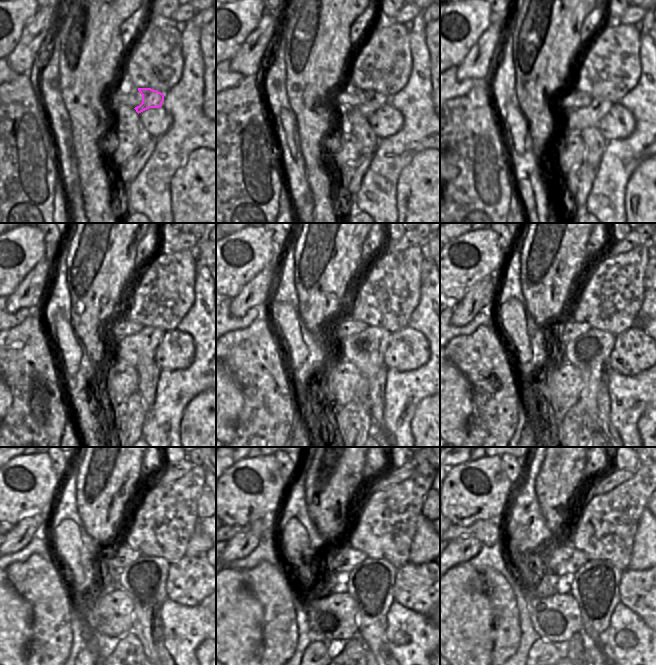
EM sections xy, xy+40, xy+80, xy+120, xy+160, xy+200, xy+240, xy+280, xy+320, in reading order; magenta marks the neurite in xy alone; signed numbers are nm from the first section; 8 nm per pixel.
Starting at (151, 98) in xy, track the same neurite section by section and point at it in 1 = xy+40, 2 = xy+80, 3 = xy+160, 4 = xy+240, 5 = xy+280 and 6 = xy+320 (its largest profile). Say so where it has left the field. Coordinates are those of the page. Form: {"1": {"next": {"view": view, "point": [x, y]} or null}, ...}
{"1": {"next": {"view": "xy+40", "point": [374, 101]}}, "2": {"next": {"view": "xy+80", "point": [577, 120]}}, "3": {"next": {"view": "xy+160", "point": [365, 350]}}, "4": {"next": {"view": "xy+240", "point": [145, 579]}}, "5": {"next": {"view": "xy+280", "point": [370, 584]}}, "6": {"next": {"view": "xy+320", "point": [595, 586]}}}

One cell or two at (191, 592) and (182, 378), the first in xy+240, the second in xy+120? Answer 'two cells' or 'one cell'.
two cells

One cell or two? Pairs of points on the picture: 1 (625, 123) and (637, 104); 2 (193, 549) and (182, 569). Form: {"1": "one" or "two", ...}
{"1": "two", "2": "two"}

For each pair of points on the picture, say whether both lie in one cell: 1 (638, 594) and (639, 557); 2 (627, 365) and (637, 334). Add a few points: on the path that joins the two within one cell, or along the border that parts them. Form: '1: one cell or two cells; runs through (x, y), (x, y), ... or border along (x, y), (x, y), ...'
1: two cells; border along (628, 567), (645, 570)
2: one cell; runs through (629, 357), (634, 352), (634, 342)

